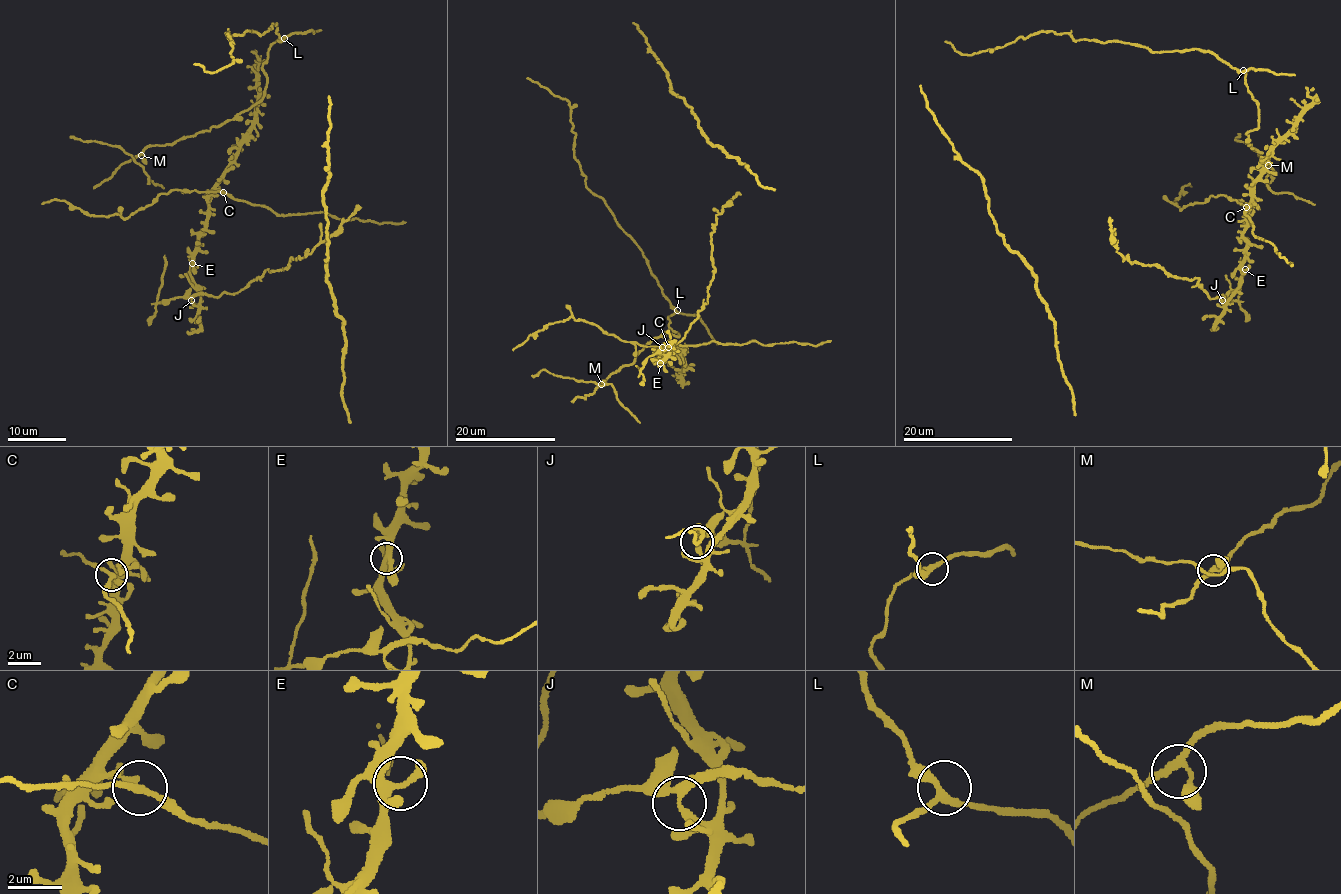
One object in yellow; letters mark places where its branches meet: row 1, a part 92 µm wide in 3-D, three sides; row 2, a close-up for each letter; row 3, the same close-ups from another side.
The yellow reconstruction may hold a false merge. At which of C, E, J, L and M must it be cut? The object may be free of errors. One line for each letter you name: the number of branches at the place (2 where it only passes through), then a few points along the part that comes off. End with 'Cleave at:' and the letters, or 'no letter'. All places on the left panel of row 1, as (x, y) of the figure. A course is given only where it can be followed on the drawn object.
J: branches 3; course (191, 300), (197, 295), (233, 293), (267, 269), (285, 269), (291, 259), (307, 255), (329, 237), (359, 205)
Cleave at: J

